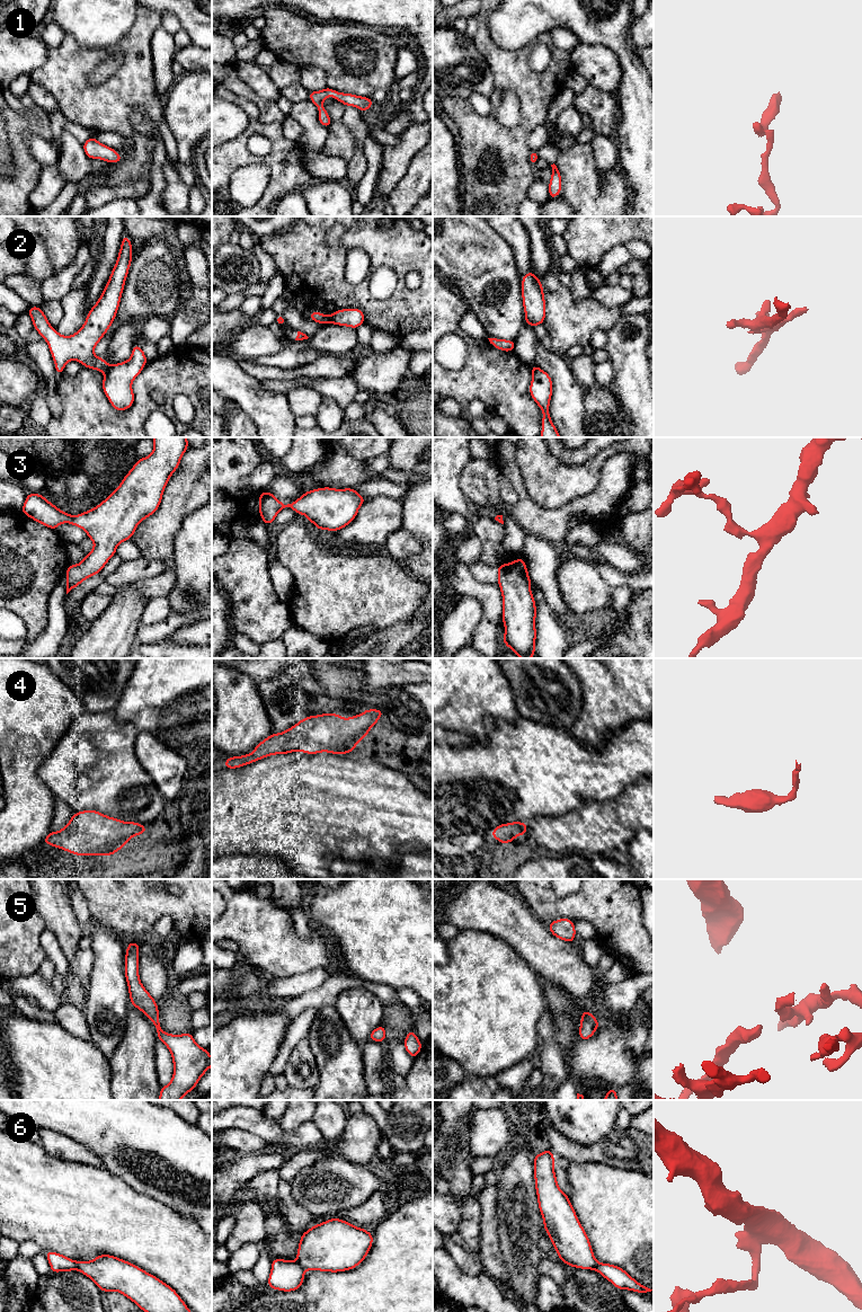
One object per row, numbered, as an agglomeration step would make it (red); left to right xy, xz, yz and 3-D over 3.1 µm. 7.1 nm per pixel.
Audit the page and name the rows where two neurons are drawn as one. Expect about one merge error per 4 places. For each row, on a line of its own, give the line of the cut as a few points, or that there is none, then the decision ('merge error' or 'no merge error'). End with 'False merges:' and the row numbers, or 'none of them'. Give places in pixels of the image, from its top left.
1: cut none; no merge error
2: cut xy (109, 365), (104, 371); merge error
3: cut none; no merge error
4: cut none; no merge error
5: cut none; no merge error
6: cut none; no merge error
False merges: 2

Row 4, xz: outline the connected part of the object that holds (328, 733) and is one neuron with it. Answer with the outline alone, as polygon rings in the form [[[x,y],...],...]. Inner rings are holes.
[[[367,708],[361,715],[347,719],[334,712],[305,717],[279,734],[272,733],[251,754],[226,757],[224,768],[238,769],[270,755],[291,752],[311,755],[320,752],[339,755],[354,752],[383,713],[382,709]]]

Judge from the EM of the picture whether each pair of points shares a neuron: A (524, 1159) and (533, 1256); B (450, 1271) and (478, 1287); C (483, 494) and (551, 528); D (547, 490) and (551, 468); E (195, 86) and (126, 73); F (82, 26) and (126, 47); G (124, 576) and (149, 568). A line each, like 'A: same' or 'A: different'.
A: same
B: same
C: different
D: same
E: different
F: different
G: same

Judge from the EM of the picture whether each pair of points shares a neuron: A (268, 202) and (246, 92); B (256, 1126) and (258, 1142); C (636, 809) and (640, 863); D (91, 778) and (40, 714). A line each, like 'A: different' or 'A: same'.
A: different
B: different
C: different
D: different

